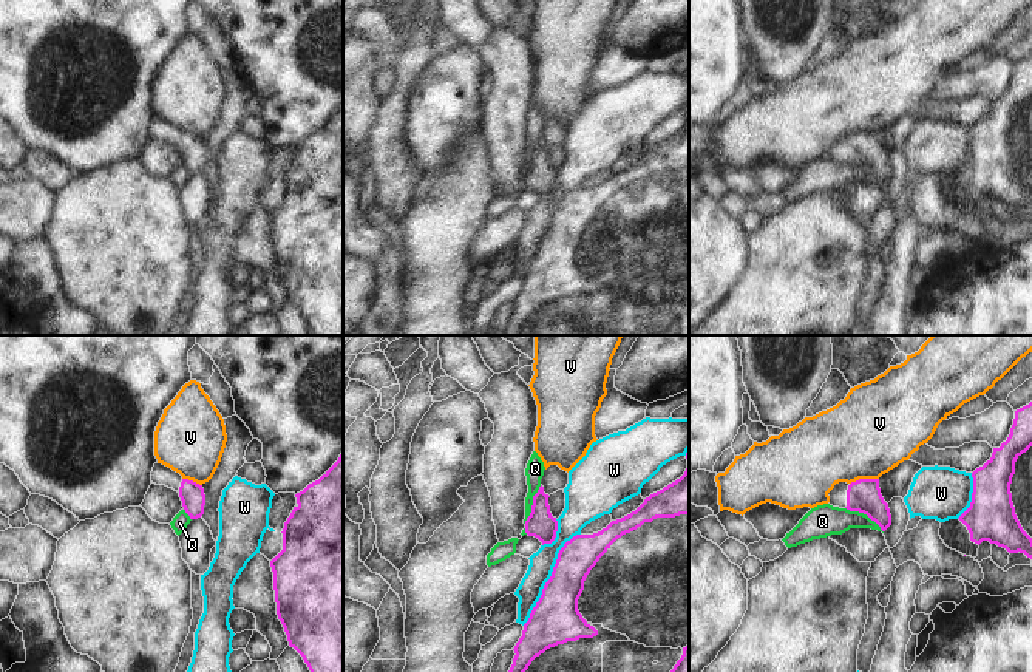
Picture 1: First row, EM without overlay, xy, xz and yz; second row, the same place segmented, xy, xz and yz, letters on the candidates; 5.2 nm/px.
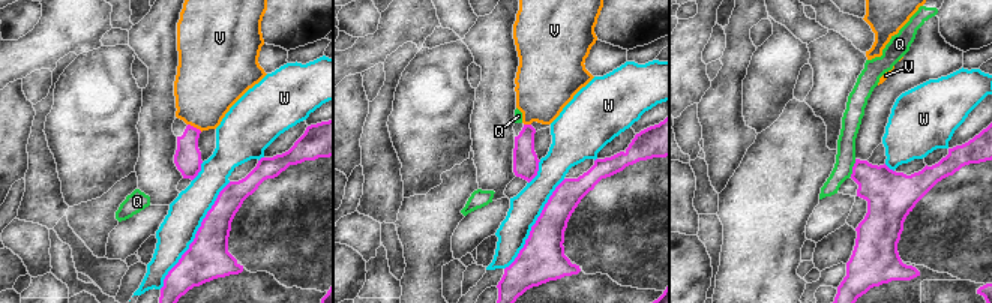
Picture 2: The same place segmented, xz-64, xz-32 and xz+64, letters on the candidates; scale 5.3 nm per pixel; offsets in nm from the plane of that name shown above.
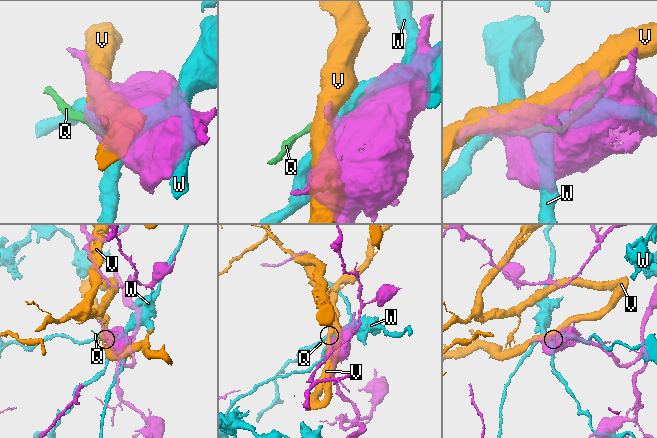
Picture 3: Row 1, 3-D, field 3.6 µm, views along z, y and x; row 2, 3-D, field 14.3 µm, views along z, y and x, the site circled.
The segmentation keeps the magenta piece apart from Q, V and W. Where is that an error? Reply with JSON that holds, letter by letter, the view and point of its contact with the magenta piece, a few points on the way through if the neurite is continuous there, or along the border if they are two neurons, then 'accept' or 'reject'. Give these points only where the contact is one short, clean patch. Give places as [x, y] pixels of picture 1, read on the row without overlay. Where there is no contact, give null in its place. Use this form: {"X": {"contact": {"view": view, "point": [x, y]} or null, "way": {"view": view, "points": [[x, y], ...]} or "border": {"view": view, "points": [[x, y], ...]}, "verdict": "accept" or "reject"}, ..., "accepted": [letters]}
{"Q": {"contact": {"view": "yz", "point": [865, 167]}, "border": {"view": "yz", "points": [[845, 161], [865, 167], [882, 186]]}, "verdict": "reject"}, "V": {"contact": {"view": "yz", "point": [864, 133]}, "verdict": "reject"}, "W": {"contact": {"view": "xz", "point": [550, 230]}, "verdict": "reject"}, "accepted": []}

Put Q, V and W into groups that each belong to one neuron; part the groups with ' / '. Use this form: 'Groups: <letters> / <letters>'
Groups: Q / V / W

